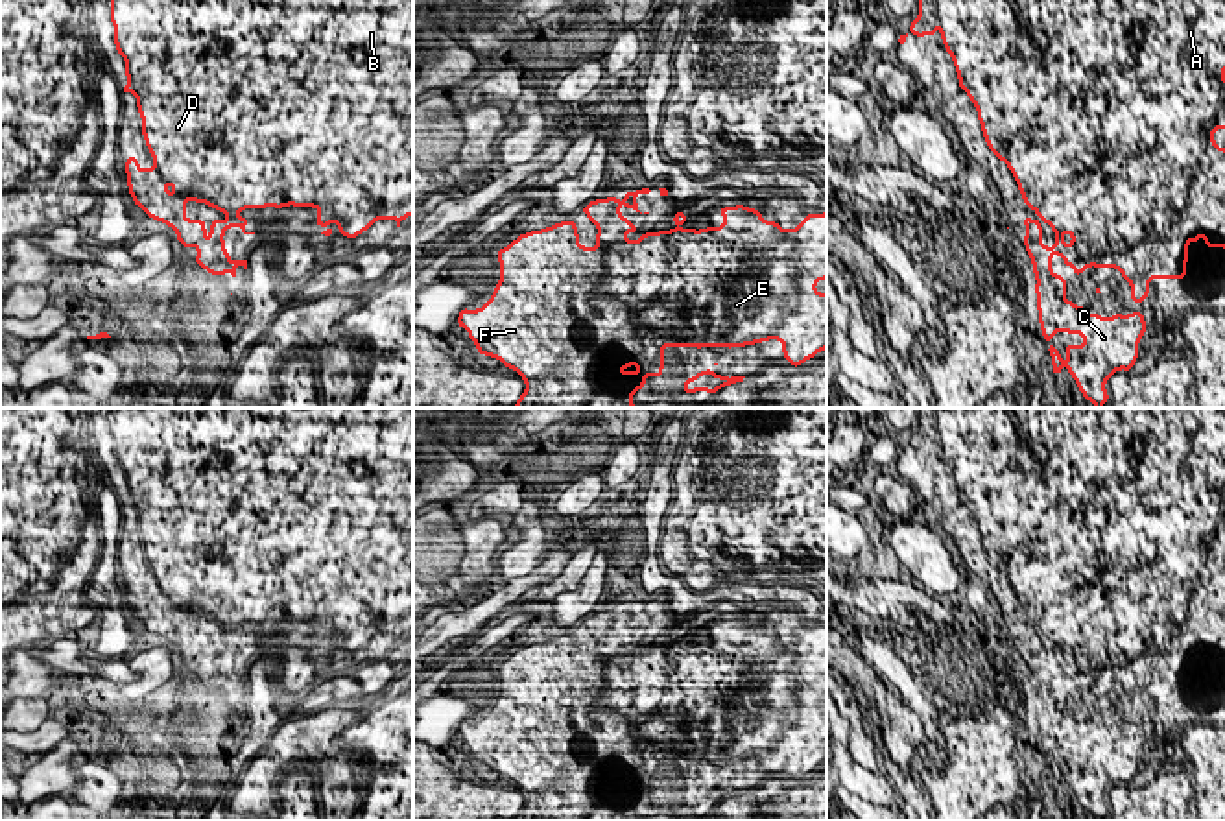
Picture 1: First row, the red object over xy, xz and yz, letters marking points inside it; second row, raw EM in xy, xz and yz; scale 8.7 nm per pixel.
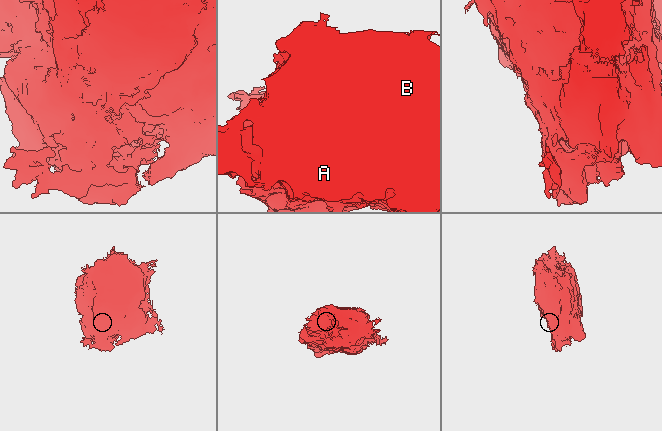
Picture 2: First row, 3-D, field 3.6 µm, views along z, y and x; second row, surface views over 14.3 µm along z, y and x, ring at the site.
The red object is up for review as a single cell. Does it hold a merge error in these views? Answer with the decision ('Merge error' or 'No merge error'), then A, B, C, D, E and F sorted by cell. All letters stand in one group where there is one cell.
No merge error. Groups: A B C D E F

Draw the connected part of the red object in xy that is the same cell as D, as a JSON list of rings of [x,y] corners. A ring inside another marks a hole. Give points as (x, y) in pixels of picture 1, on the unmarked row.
[[[111,408],[111,435],[114,437],[116,448],[114,448],[114,458],[120,469],[125,470],[125,489],[129,491],[127,500],[120,500],[120,506],[133,506],[138,513],[137,520],[142,529],[142,548],[146,553],[146,559],[155,574],[153,581],[142,583],[138,577],[138,572],[127,568],[127,600],[129,607],[133,609],[133,616],[142,620],[146,627],[153,633],[159,633],[166,638],[170,638],[177,646],[177,655],[184,659],[184,662],[190,662],[192,659],[197,660],[197,672],[194,673],[199,677],[203,683],[207,683],[210,688],[227,688],[231,686],[236,690],[236,679],[240,677],[244,683],[247,683],[247,673],[229,673],[231,666],[225,664],[223,660],[227,659],[223,655],[225,644],[229,640],[240,640],[244,648],[255,648],[247,646],[245,638],[249,633],[240,629],[238,625],[242,622],[264,622],[264,620],[317,620],[319,629],[315,637],[319,640],[325,640],[327,637],[336,635],[339,640],[341,649],[347,651],[356,651],[362,648],[365,642],[369,642],[376,633],[397,633],[397,640],[400,640],[400,635],[408,629],[413,627],[413,408]],[[186,613],[192,613],[194,616],[207,616],[212,622],[218,622],[225,625],[229,631],[223,633],[212,633],[212,642],[210,642],[210,653],[205,653],[205,633],[186,633]]]

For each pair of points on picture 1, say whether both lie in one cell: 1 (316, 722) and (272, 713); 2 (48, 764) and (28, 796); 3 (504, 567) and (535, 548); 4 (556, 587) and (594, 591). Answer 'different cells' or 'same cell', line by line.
1: different cells
2: same cell
3: same cell
4: different cells

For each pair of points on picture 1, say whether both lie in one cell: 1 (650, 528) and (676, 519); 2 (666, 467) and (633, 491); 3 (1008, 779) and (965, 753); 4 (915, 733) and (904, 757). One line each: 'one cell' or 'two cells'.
1: two cells
2: one cell
3: one cell
4: one cell

